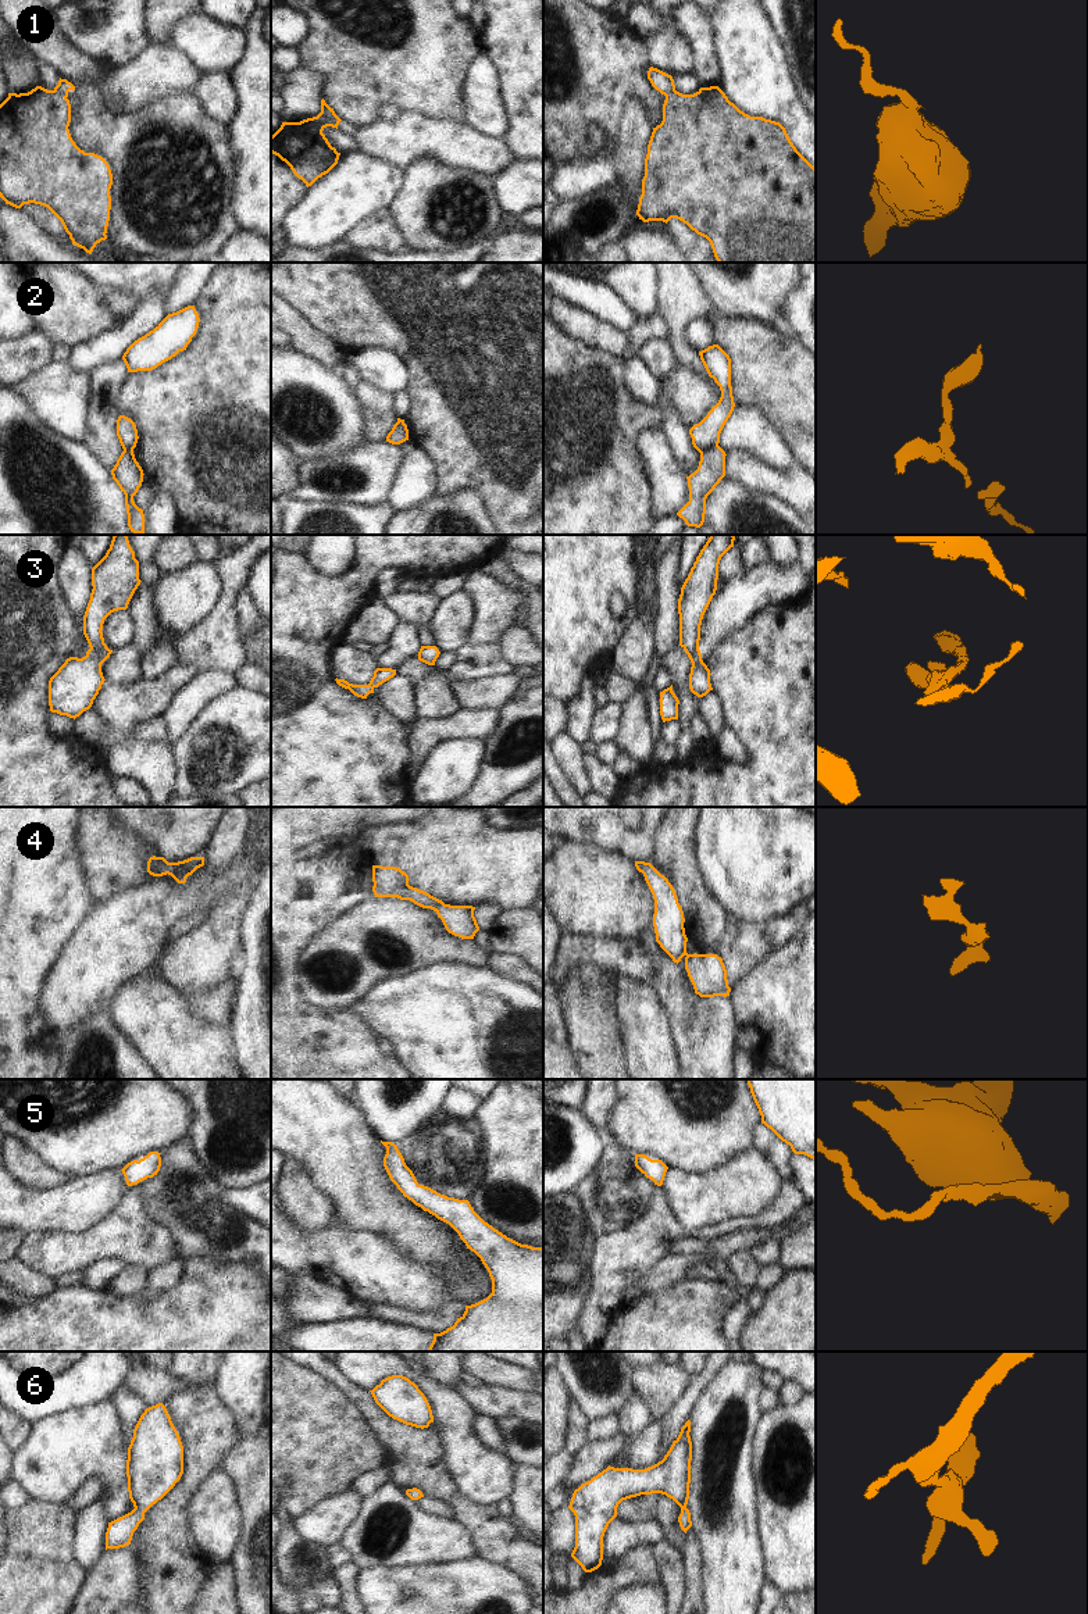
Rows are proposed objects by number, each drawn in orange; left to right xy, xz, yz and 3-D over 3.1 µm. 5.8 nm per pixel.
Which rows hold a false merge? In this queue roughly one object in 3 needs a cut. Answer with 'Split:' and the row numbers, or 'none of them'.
Split: 1, 2, 3.

